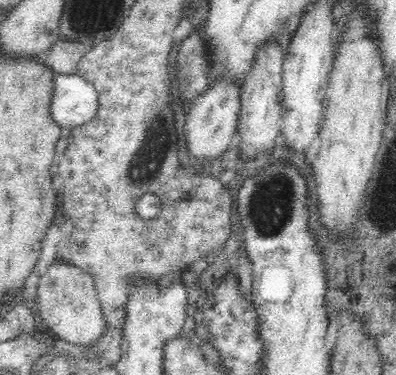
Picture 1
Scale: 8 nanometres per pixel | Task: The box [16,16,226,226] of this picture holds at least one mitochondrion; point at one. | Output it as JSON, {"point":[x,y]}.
{"point":[147,159]}

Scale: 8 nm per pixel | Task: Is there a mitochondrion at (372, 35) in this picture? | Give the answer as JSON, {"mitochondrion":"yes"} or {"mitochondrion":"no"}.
{"mitochondrion":"no"}

